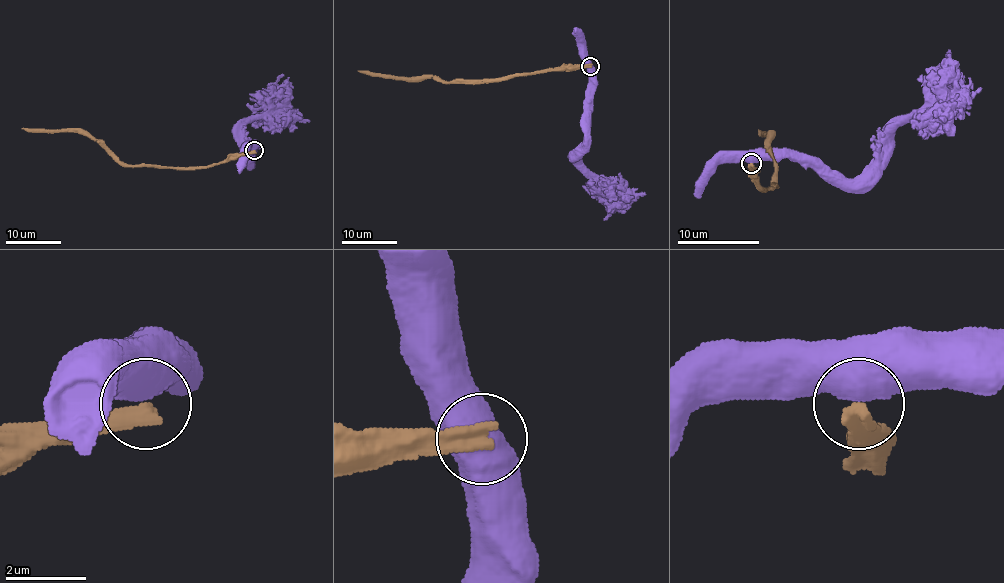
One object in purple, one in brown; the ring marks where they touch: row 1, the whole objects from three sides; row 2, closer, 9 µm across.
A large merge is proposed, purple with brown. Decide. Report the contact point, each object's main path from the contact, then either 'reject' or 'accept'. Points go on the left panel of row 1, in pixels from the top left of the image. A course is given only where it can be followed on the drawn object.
(254, 150) | purple via (254, 149), (250, 160), (243, 128), (268, 109), (268, 95), (282, 73) | brown via (254, 150), (229, 155), (218, 163), (200, 167), (122, 166), (96, 139), (76, 130), (21, 128) | reject

